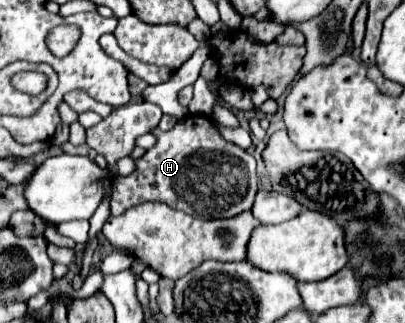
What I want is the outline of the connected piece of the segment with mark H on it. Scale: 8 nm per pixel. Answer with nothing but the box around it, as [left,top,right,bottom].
[111,116,257,218]

